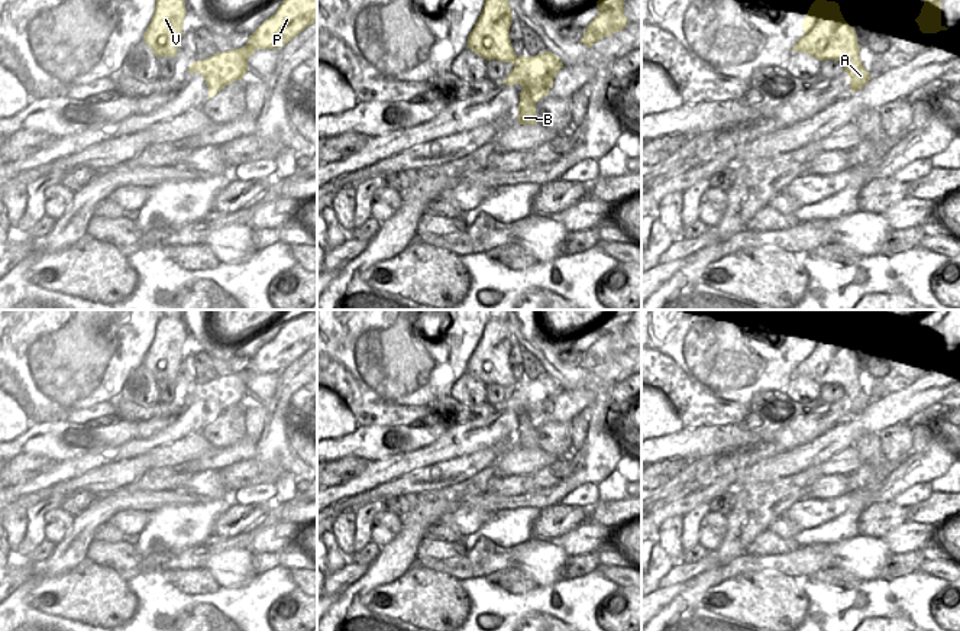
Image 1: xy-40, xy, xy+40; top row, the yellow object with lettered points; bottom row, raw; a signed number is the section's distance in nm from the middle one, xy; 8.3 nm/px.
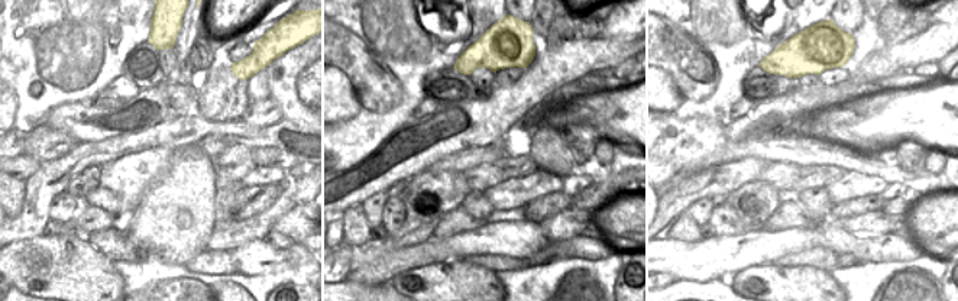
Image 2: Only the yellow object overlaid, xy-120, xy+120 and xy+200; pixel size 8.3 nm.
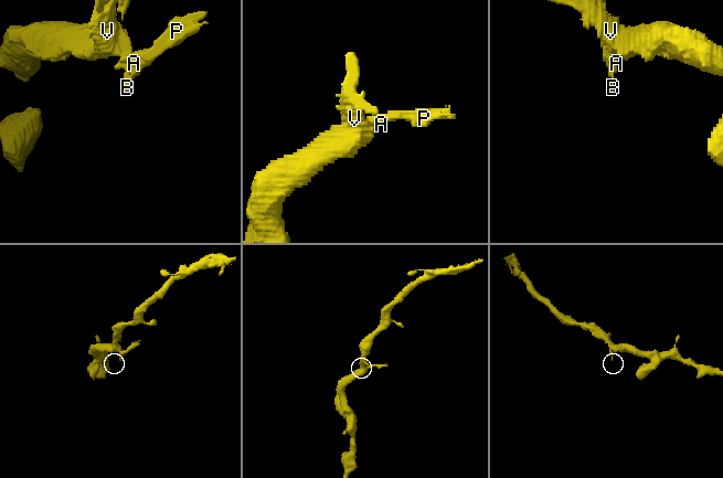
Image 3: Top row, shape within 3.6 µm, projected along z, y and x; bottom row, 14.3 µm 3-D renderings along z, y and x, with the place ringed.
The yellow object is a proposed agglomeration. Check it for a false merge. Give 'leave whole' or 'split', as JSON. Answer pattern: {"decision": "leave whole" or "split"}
{"decision": "split"}

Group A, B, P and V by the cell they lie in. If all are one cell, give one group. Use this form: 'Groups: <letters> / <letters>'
Groups: A B P / V.

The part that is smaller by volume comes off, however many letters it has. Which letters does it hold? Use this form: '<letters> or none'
A, B, P.

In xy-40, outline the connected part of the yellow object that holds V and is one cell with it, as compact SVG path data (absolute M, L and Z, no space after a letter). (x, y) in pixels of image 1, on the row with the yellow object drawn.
M156 0L153 17L143 35L155 56L177 56L185 17L184 0Z

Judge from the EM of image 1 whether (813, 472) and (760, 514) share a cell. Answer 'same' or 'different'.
different

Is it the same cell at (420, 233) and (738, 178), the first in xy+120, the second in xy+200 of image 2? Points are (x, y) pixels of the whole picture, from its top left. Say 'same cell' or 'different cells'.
different cells

